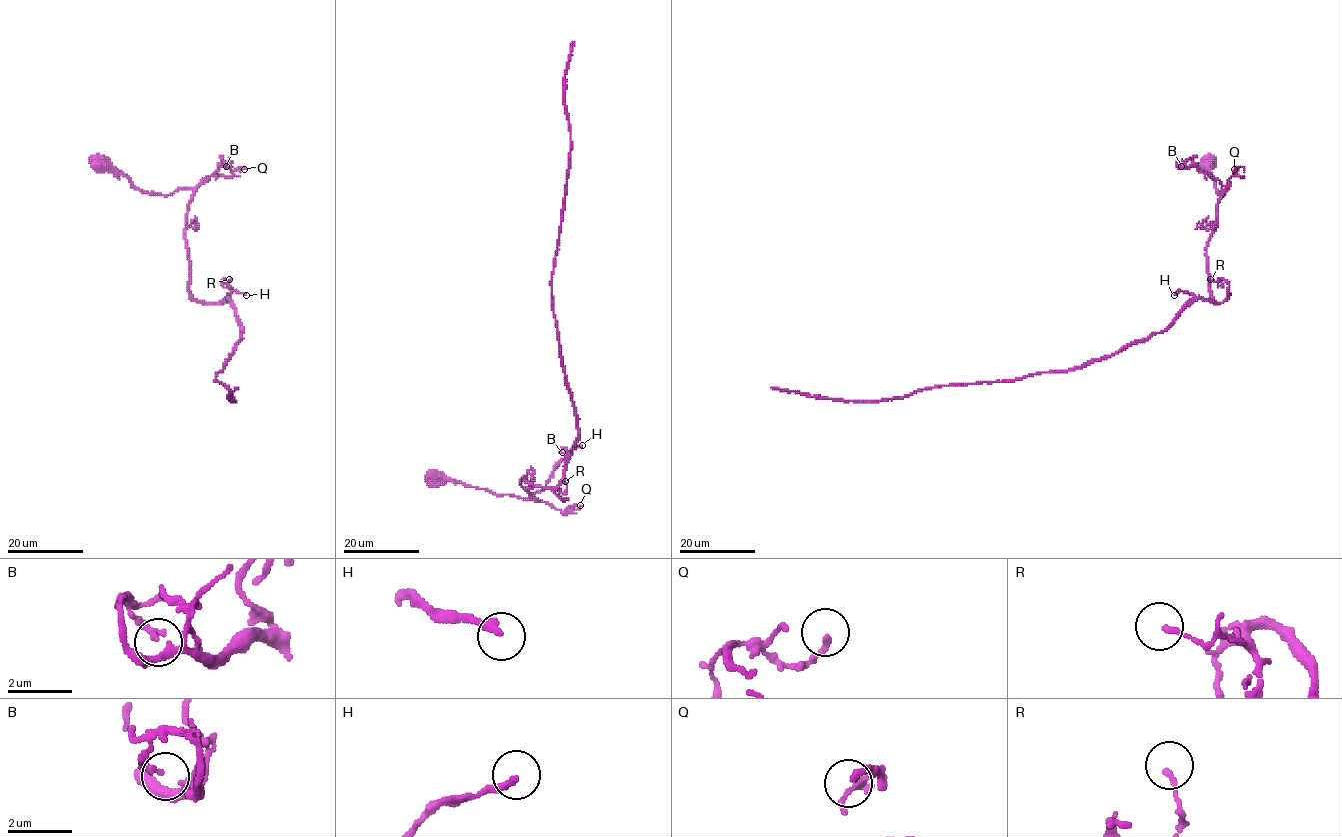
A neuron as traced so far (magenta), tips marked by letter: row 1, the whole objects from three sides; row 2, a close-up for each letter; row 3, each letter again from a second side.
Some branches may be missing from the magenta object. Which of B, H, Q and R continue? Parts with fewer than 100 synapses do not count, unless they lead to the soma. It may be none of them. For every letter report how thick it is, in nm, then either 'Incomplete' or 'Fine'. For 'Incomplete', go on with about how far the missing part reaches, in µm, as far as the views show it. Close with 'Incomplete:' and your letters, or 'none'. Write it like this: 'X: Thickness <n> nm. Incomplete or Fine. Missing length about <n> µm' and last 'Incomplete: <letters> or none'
B: Thickness 160 nm. Fine
H: Thickness 220 nm. Fine
Q: Thickness 200 nm. Fine
R: Thickness 130 nm. Fine
Incomplete: none

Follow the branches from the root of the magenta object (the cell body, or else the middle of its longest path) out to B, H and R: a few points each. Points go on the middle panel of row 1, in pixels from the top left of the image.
B: (436, 481), (454, 480), (528, 498), (544, 488), (566, 455), (565, 448), (562, 452)
H: (436, 481), (454, 480), (528, 498), (523, 478), (535, 486), (556, 487), (565, 458), (582, 445)
R: (436, 481), (454, 480), (528, 498), (524, 478), (566, 499), (559, 496), (565, 481)

